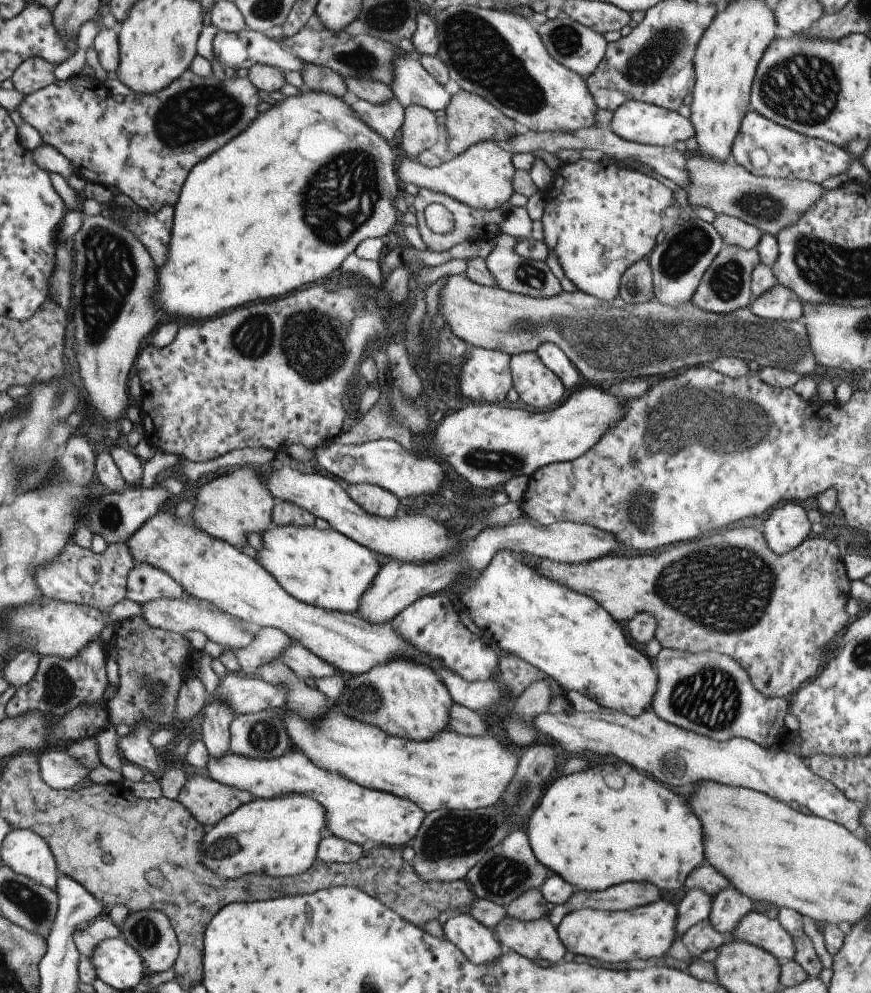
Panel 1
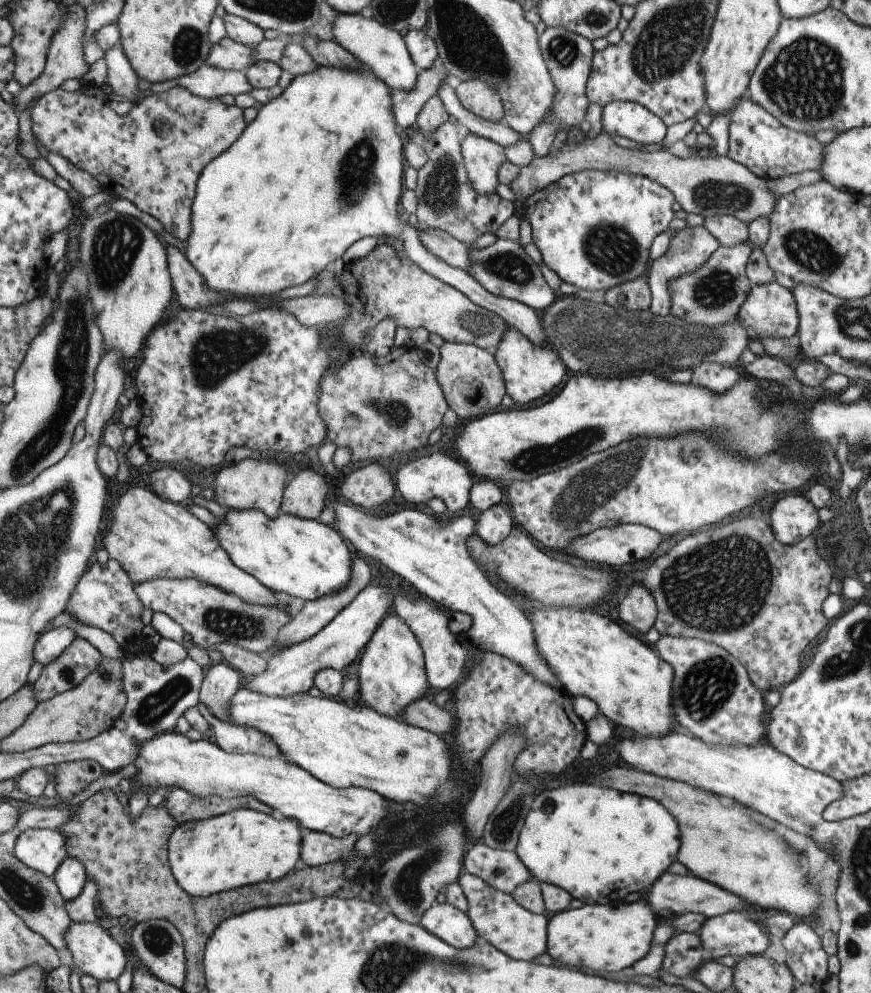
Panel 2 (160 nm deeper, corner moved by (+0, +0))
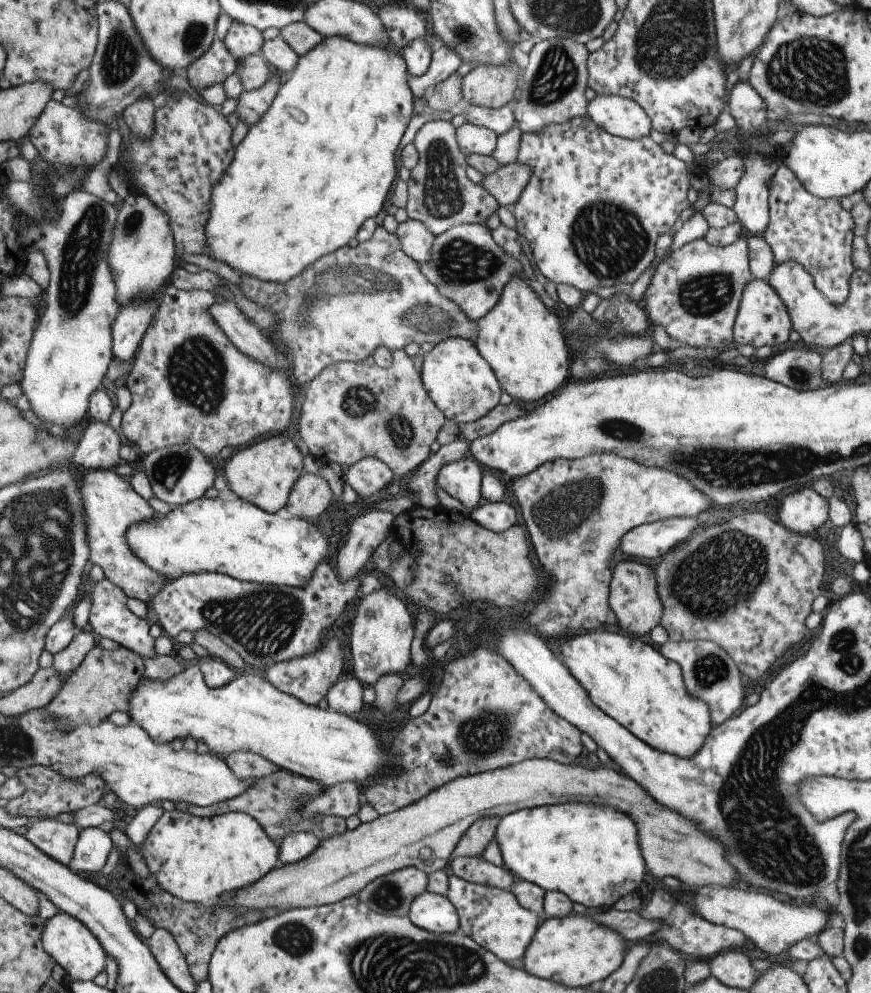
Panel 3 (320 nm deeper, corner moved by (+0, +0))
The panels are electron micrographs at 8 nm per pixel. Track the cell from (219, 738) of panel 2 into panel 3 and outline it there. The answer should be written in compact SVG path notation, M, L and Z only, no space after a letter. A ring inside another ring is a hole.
M245 751L232 753L223 759L239 780L251 779L252 777L260 778L278 769L258 754Z

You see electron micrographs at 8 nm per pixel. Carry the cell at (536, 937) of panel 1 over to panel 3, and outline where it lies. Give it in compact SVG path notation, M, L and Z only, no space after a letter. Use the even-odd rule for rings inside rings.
M446 869L446 897L458 914L457 932L468 936L481 948L503 962L521 958L526 944L538 927L538 916L523 908L510 892L490 886L476 885L458 879Z

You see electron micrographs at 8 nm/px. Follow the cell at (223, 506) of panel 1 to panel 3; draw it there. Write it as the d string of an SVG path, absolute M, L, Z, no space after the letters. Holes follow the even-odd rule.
M275 433L234 450L223 466L224 478L231 492L241 500L274 513L285 506L289 491L303 468L303 457L286 433Z

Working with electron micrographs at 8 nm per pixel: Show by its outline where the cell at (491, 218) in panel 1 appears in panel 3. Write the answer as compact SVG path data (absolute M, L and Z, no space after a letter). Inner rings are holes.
M427 120L417 130L414 135L412 145L418 152L418 159L415 166L409 170L407 185L407 201L404 206L407 218L419 221L432 235L438 235L448 228L462 224L479 223L485 225L484 220L498 207L496 200L477 183L469 181L465 176L465 167L462 152L458 149L455 129L449 121L445 120Z

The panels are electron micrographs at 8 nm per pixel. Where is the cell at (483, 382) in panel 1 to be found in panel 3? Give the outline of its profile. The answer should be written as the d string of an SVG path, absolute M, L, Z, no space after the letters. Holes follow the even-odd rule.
M449 337L435 343L422 356L420 379L423 388L445 418L457 425L475 422L499 404L501 387L489 365L479 356L474 342L463 337Z

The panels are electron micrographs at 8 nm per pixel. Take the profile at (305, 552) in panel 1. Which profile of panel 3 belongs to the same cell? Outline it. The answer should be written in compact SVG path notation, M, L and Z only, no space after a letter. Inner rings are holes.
M198 498L188 503L182 505L171 506L171 510L166 514L155 515L152 519L142 520L136 522L135 524L130 524L125 529L124 534L126 547L130 552L135 555L145 566L148 566L152 571L155 571L158 575L161 575L163 579L166 579L166 582L175 580L179 578L182 574L188 575L189 573L217 573L220 575L227 575L232 579L238 580L239 582L248 582L248 583L269 583L276 585L287 585L291 588L295 588L305 584L305 581L312 575L314 568L317 563L320 563L321 559L329 561L329 555L327 553L327 538L323 535L317 528L315 524L311 523L310 520L298 519L297 517L292 518L283 518L283 510L281 514L268 513L264 510L261 510L258 506L252 505L247 501L241 500L238 498L233 498L233 500L221 500L221 498Z

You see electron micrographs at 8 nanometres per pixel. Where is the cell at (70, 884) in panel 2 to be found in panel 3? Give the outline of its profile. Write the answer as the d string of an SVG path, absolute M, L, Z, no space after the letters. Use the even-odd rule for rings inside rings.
M99 827L80 829L67 866L75 872L99 871L105 864L112 846L107 830Z

